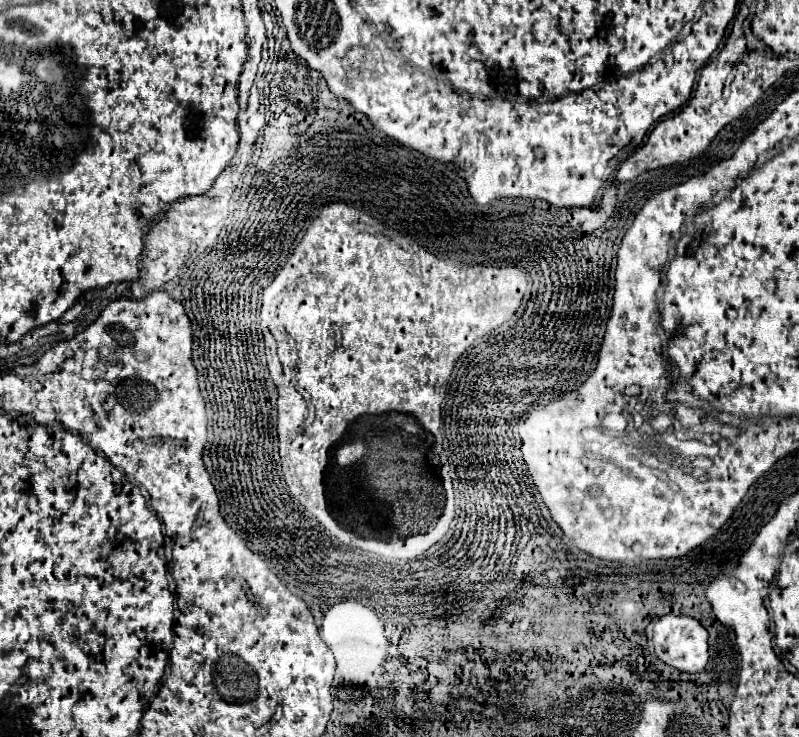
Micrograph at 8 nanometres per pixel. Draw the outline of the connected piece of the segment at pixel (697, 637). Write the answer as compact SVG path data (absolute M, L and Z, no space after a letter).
M662 616L652 642L656 656L682 672L702 672L708 662L708 630L690 616Z

